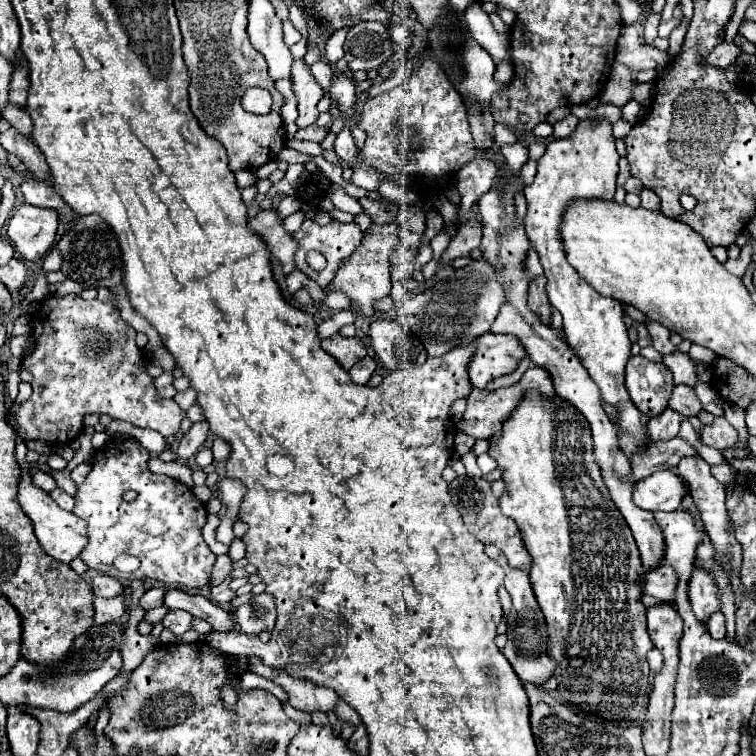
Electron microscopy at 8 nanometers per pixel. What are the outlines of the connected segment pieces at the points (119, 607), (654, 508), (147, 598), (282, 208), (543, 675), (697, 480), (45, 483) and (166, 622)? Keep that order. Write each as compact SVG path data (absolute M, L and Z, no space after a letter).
M96 598L94 600L94 622L96 624L104 624L104 622L116 622L122 614L124 614L124 604L122 598L112 598L112 600L104 600L104 598Z
M654 472L652 476L634 484L634 504L650 512L672 512L680 506L686 488L682 480L670 472Z
M150 588L150 590L140 598L140 606L142 606L144 610L162 606L162 604L164 604L164 594L166 594L166 588Z
M284 198L280 202L280 206L278 206L278 218L286 218L286 216L298 212L298 210L300 210L300 200L296 200L296 198Z
M492 554L496 562L502 564L504 572L506 572L506 578L504 578L504 586L506 590L510 592L512 596L512 610L506 618L506 624L508 624L508 642L506 646L500 650L508 662L512 664L514 672L518 674L518 678L522 680L522 684L534 684L534 686L542 686L546 680L550 680L554 676L554 660L548 658L546 654L546 648L548 648L548 632L546 632L546 620L544 620L544 614L534 598L534 592L532 592L532 586L530 586L530 580L528 580L528 574L526 572L520 572L520 570L510 570L510 566L506 566L506 560L500 558L500 554Z
M688 456L682 458L682 462L678 464L678 474L688 482L690 486L690 494L694 498L694 504L702 516L702 522L706 526L706 532L714 544L714 548L718 550L720 556L726 558L726 564L730 566L730 572L740 572L740 562L742 562L742 546L740 542L734 538L734 534L730 534L730 518L726 512L726 488L722 484L718 484L718 480L712 476L710 466L700 458L700 456Z
M38 470L38 472L32 474L32 484L34 484L36 488L44 490L44 492L50 492L50 490L56 488L56 480L54 480L50 474L44 474L42 470Z
M170 610L164 620L162 620L162 626L168 628L174 636L182 636L184 632L190 630L190 620L192 616L186 614L184 610Z

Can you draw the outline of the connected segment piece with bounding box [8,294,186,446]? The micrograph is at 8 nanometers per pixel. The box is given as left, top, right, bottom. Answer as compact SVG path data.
M66 294L46 298L42 308L32 318L32 336L36 340L36 348L32 354L20 360L20 368L32 372L34 376L32 396L24 404L12 406L8 416L8 422L12 426L20 426L20 434L26 440L42 440L52 446L66 446L78 436L86 414L108 414L114 420L156 430L162 436L178 434L186 412L174 400L158 396L154 380L146 372L146 356L134 342L136 330L120 318L116 306L100 300L82 300L78 294Z

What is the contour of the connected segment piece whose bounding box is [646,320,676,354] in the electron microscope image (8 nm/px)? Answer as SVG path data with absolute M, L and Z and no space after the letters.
M648 322L648 332L652 336L652 346L660 352L660 354L672 354L676 350L676 346L670 342L670 330L664 328L662 324L656 324L656 322Z

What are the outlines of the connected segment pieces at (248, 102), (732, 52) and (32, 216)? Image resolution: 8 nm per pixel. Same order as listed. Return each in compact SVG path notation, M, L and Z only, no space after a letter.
M250 88L244 94L244 110L252 112L252 114L270 114L272 110L272 102L270 102L270 92L262 90L262 88Z
M730 42L730 44L718 44L718 46L710 52L708 60L704 60L704 66L726 68L726 66L730 66L730 64L736 62L736 56L738 56L738 54L740 54L740 48L738 48L734 42Z
M22 204L8 222L8 236L22 260L36 262L48 254L56 240L58 214Z

